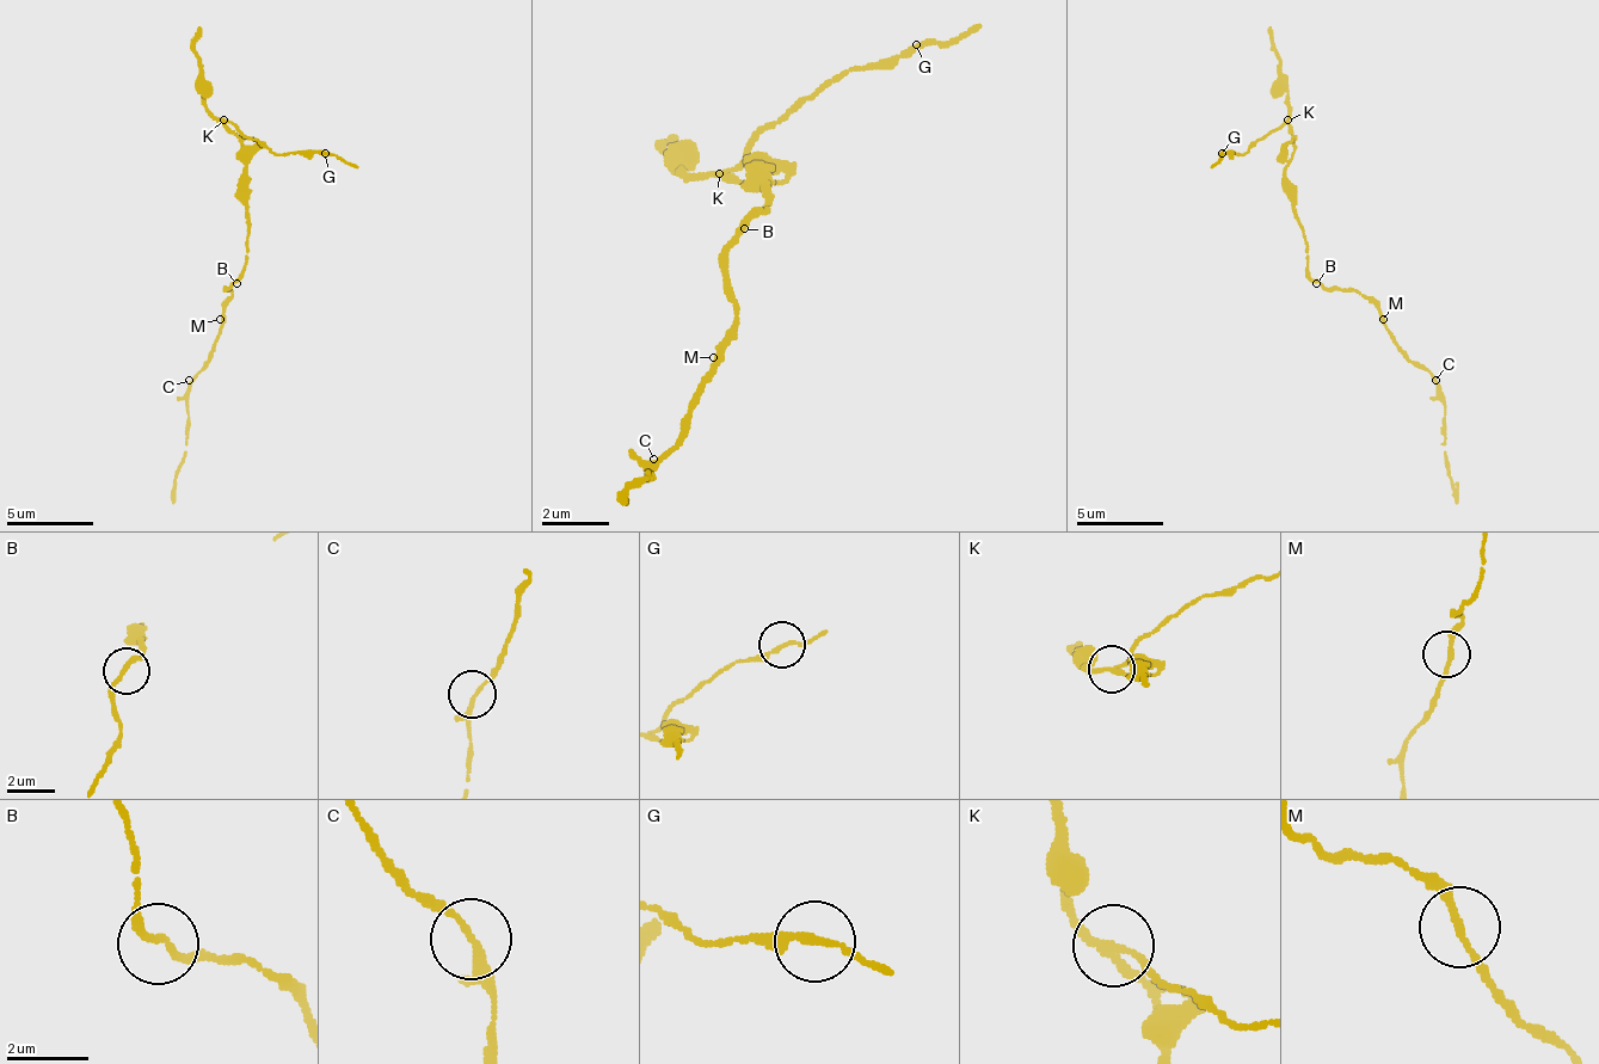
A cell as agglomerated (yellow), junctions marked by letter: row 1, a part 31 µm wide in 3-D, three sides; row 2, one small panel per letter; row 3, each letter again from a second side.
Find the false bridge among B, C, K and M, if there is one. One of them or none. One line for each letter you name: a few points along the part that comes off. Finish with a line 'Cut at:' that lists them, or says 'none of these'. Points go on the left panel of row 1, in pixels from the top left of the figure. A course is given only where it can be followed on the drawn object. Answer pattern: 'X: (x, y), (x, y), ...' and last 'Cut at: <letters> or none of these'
K: (225, 118), (277, 153), (338, 153), (360, 166)
Cut at: K

